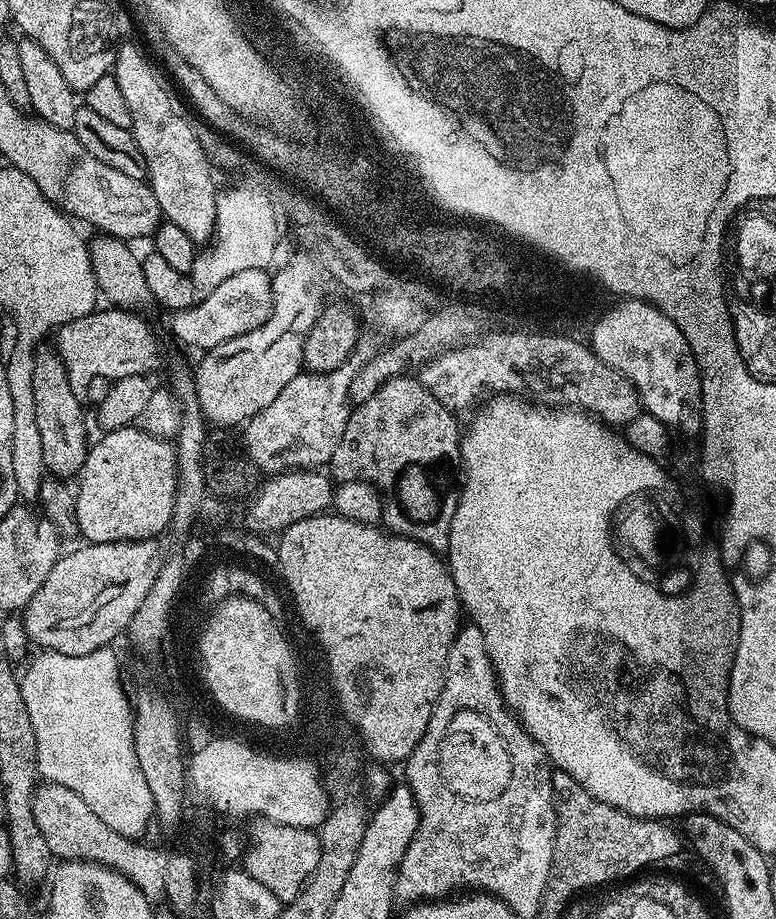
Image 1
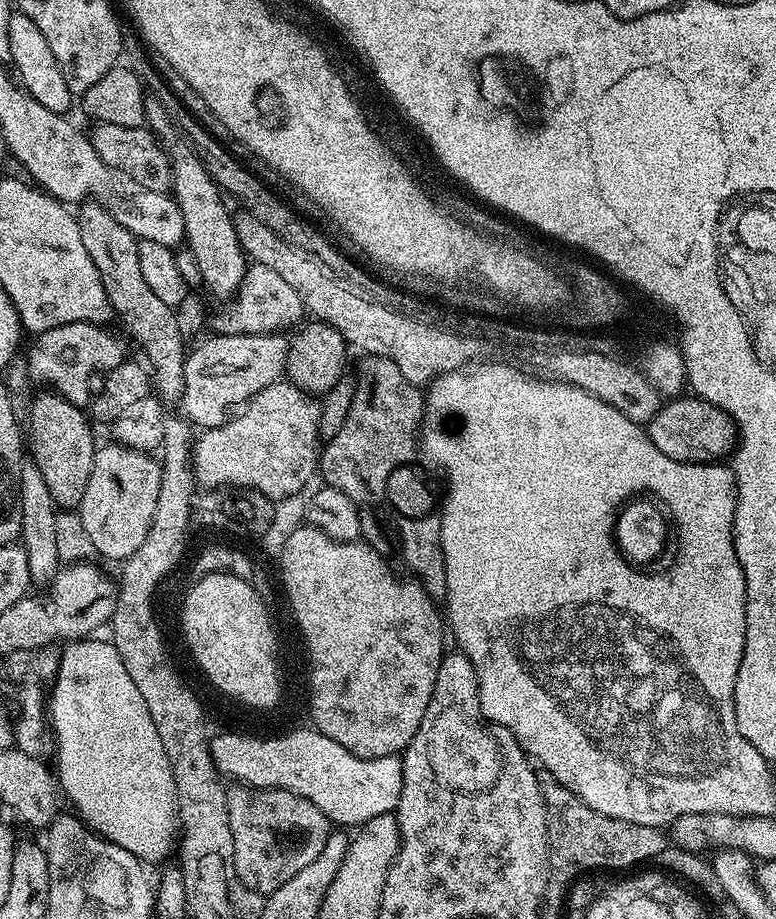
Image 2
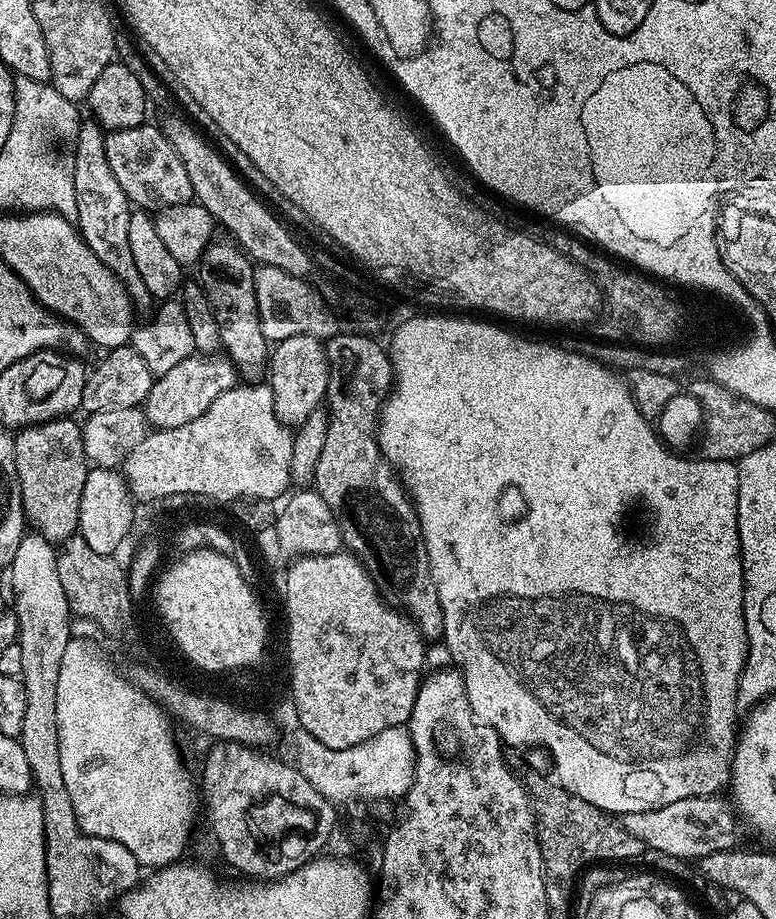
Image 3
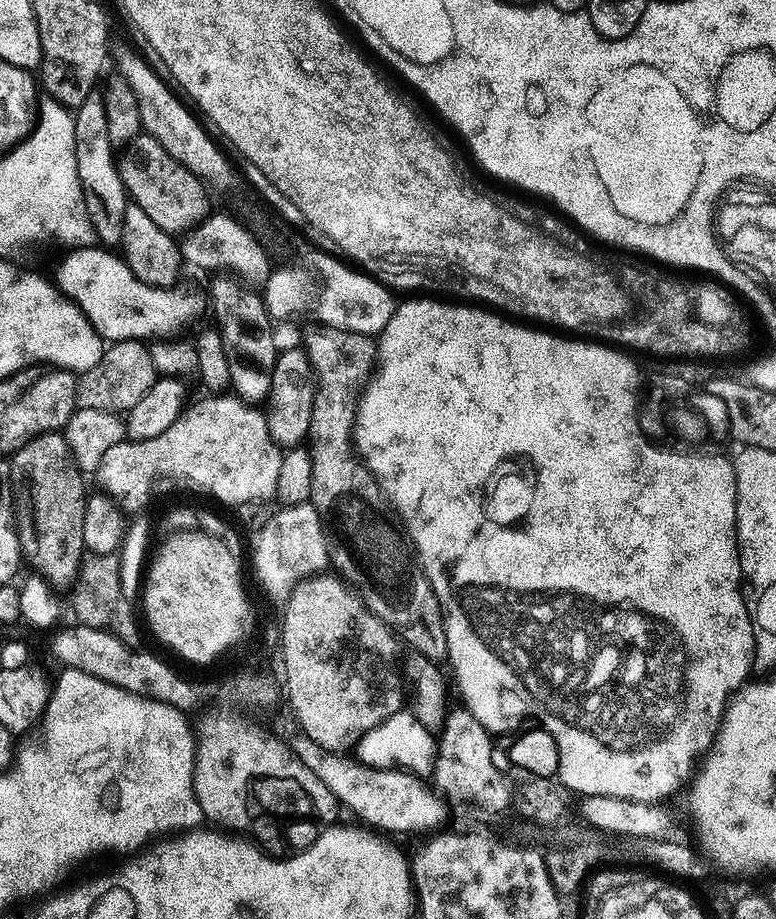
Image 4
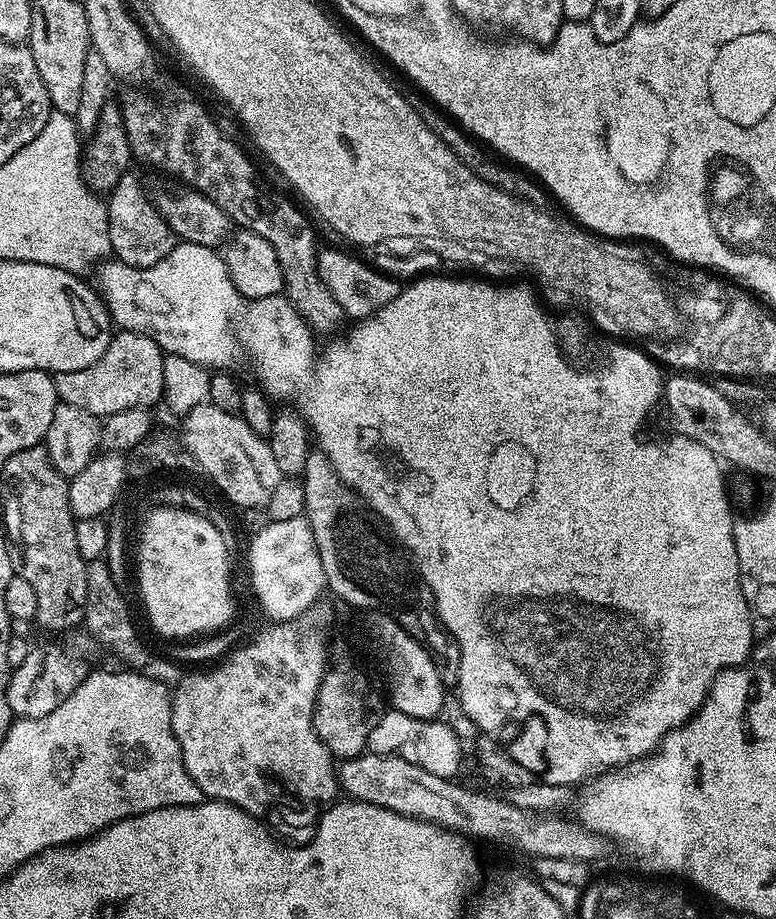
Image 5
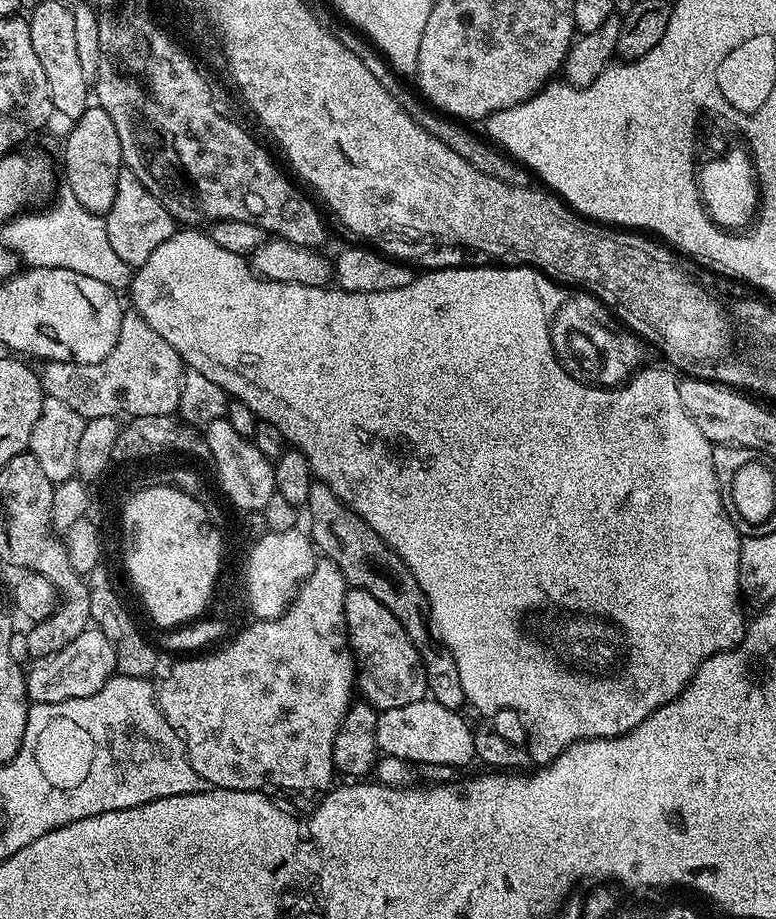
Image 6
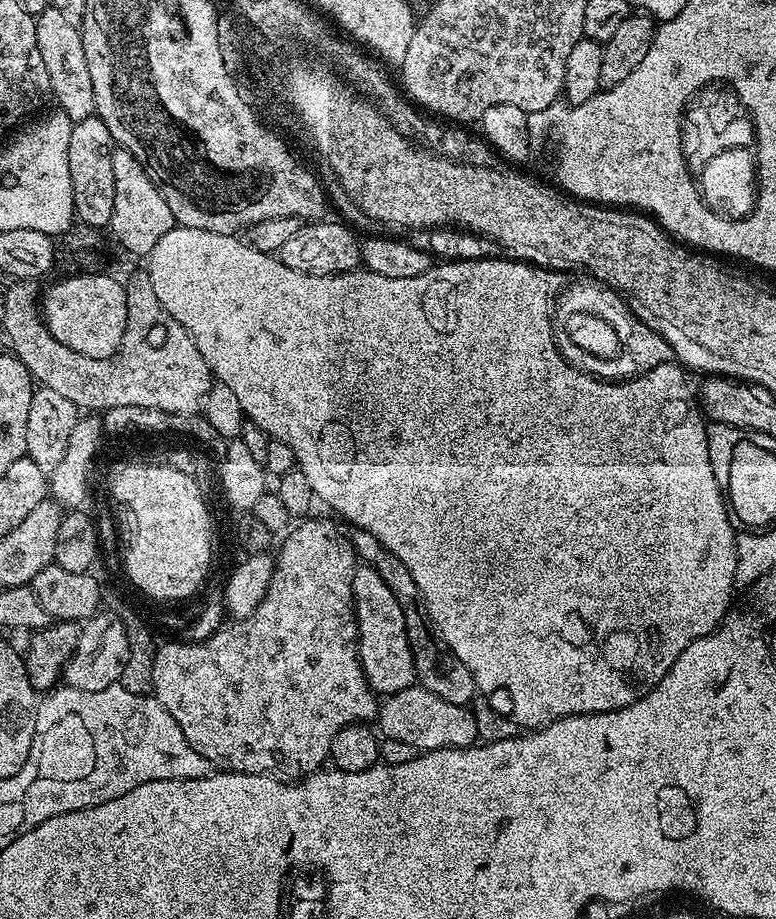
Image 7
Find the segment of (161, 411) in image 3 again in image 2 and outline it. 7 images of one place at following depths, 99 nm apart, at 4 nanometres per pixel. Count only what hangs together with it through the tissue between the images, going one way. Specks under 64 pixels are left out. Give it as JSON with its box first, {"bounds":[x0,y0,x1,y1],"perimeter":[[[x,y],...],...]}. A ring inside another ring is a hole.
{"bounds":[178,334,289,430],"perimeter":[[[212,334],[209,335],[209,337],[209,340],[202,341],[193,352],[191,349],[184,357],[184,393],[182,394],[182,398],[178,405],[179,411],[182,413],[184,419],[200,430],[216,428],[219,424],[224,423],[225,420],[233,415],[234,410],[247,404],[254,394],[266,390],[266,386],[270,386],[275,380],[281,379],[286,372],[284,363],[288,357],[289,337],[284,334],[265,334],[263,336],[221,336],[219,334]]]}

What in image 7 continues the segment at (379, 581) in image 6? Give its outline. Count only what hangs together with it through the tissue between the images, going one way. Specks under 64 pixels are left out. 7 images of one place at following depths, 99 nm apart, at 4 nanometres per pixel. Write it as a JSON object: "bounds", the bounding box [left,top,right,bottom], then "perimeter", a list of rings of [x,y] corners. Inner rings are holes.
{"bounds":[350,531,478,705],"perimeter":[[[353,531],[350,543],[357,557],[365,565],[371,565],[376,569],[382,582],[397,599],[398,606],[405,618],[405,634],[413,654],[414,670],[419,687],[430,690],[430,694],[438,694],[438,698],[446,698],[446,702],[471,705],[478,692],[474,678],[470,674],[470,670],[466,670],[466,666],[462,666],[462,662],[458,662],[456,655],[444,647],[443,643],[434,635],[433,629],[426,623],[426,616],[420,605],[420,592],[410,578],[410,570],[406,570],[406,566],[402,566],[402,562],[398,562],[398,558],[394,558],[394,554],[385,552],[384,547],[378,542],[378,538],[374,538],[369,532]]]}

